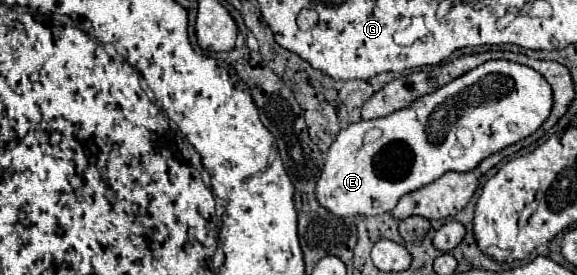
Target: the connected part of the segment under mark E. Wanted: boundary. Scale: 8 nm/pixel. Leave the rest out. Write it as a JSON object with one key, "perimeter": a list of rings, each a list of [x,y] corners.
{"perimeter":[[[489,60],[443,88],[417,98],[403,110],[375,120],[361,120],[341,130],[327,152],[327,160],[315,188],[317,200],[335,216],[343,218],[391,212],[407,192],[435,182],[449,170],[469,172],[477,168],[483,158],[533,134],[547,120],[551,104],[551,86],[539,72],[509,60]]]}

